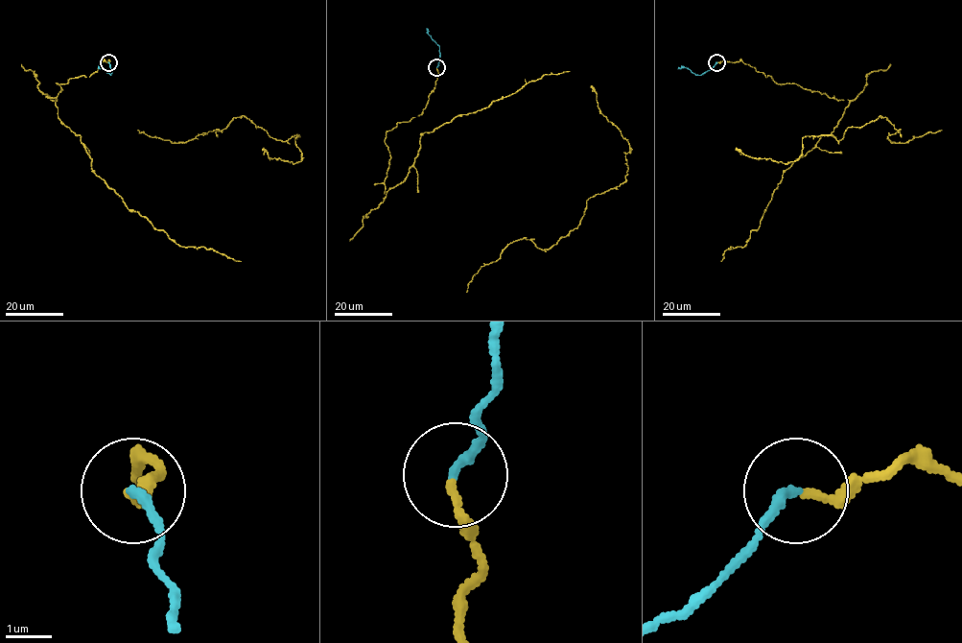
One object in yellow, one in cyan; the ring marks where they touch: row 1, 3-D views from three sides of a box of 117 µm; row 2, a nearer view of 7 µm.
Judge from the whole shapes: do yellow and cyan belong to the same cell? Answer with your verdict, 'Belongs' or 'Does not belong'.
Belongs

